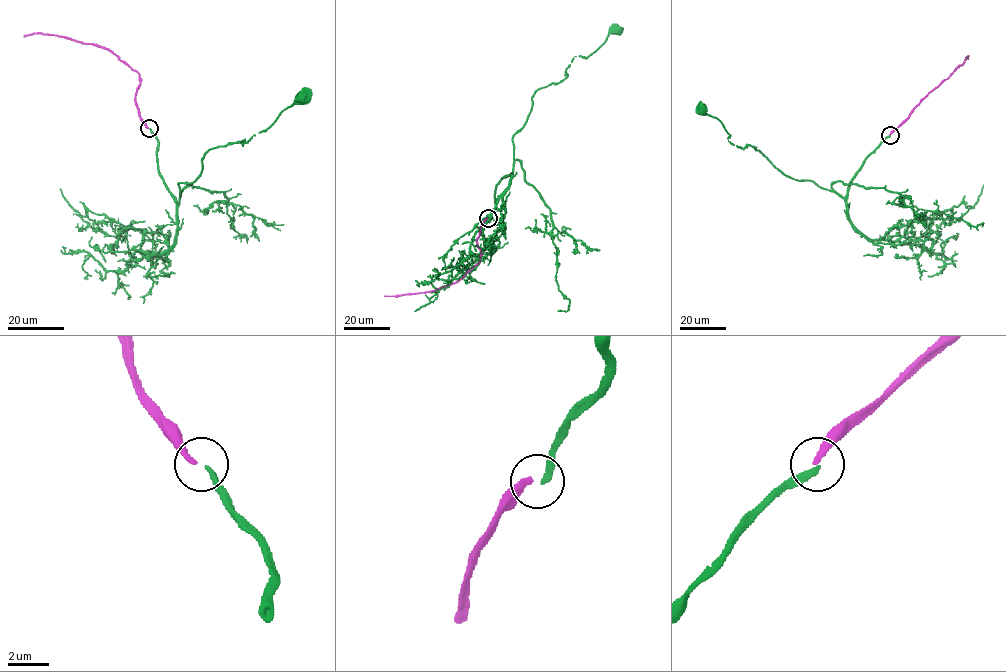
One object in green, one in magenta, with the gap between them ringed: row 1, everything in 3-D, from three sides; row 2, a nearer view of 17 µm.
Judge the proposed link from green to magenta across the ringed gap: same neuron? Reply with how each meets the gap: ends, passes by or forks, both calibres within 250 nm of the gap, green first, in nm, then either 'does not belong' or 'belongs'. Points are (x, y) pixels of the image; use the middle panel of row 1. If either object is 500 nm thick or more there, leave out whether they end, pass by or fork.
green ends; magenta ends; calibres 260 and 240 nm; belongs

